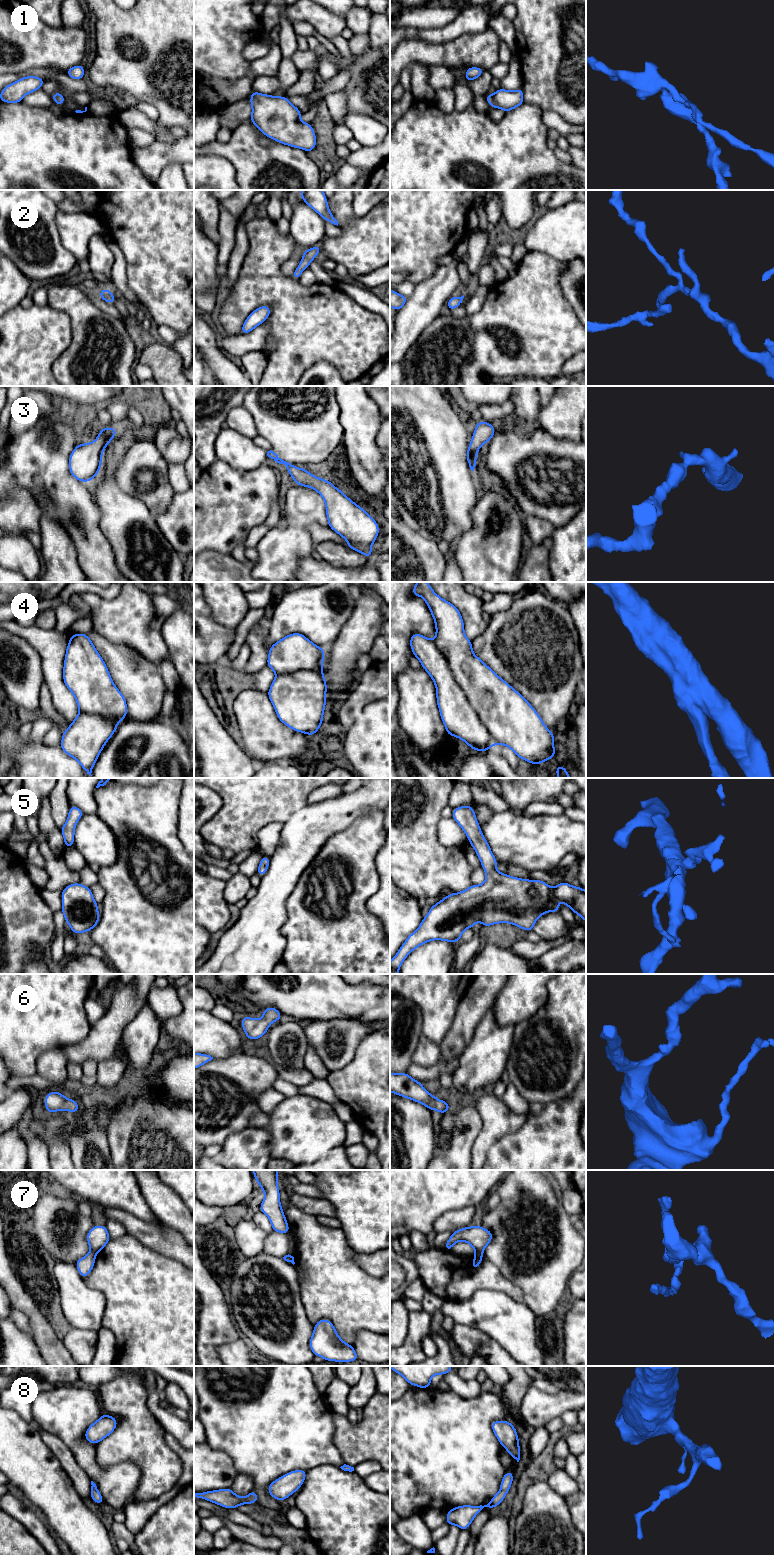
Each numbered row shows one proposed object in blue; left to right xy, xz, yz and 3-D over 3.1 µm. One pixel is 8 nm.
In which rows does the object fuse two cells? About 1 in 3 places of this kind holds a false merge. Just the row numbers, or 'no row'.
7

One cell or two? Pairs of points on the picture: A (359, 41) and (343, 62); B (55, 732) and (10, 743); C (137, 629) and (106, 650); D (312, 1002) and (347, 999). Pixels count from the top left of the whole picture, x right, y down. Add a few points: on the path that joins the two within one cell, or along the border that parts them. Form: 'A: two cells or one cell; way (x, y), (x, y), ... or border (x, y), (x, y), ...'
A: two cells; border (368, 46), (361, 53), (351, 53)
B: two cells; border (41, 740), (47, 745), (59, 745)
C: two cells; border (96, 631), (108, 640), (123, 643), (138, 652)
D: one cell; way (321, 999), (338, 999)

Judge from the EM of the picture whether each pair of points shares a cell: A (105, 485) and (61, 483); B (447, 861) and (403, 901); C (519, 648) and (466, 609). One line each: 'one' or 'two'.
A: two
B: two
C: two

